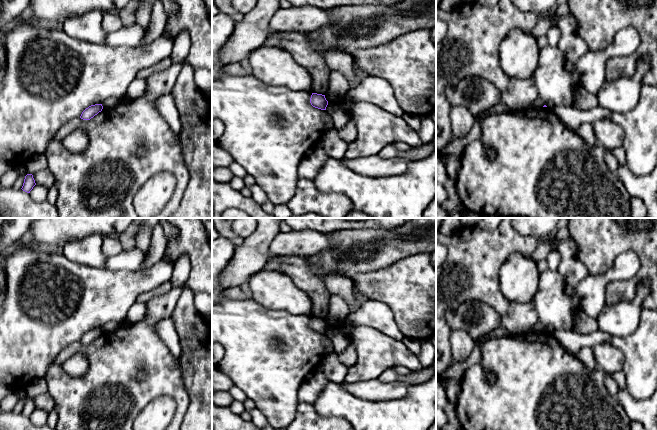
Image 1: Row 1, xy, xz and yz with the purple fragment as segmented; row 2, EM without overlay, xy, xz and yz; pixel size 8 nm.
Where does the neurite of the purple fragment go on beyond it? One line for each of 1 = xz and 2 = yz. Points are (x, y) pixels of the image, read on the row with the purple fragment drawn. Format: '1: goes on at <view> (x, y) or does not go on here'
1: does not go on here
2: does not go on here

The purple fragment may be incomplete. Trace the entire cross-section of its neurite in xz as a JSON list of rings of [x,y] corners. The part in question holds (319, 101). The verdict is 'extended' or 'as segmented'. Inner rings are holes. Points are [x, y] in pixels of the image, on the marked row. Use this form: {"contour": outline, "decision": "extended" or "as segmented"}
{"contour": [[[312,93],[310,98],[310,103],[313,107],[326,110],[326,107],[328,105],[328,101],[325,98],[325,95]]], "decision": "as segmented"}

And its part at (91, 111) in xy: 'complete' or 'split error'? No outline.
complete

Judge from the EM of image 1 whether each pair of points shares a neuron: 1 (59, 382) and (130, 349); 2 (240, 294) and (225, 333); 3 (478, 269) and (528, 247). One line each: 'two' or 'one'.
1: one
2: two
3: one

